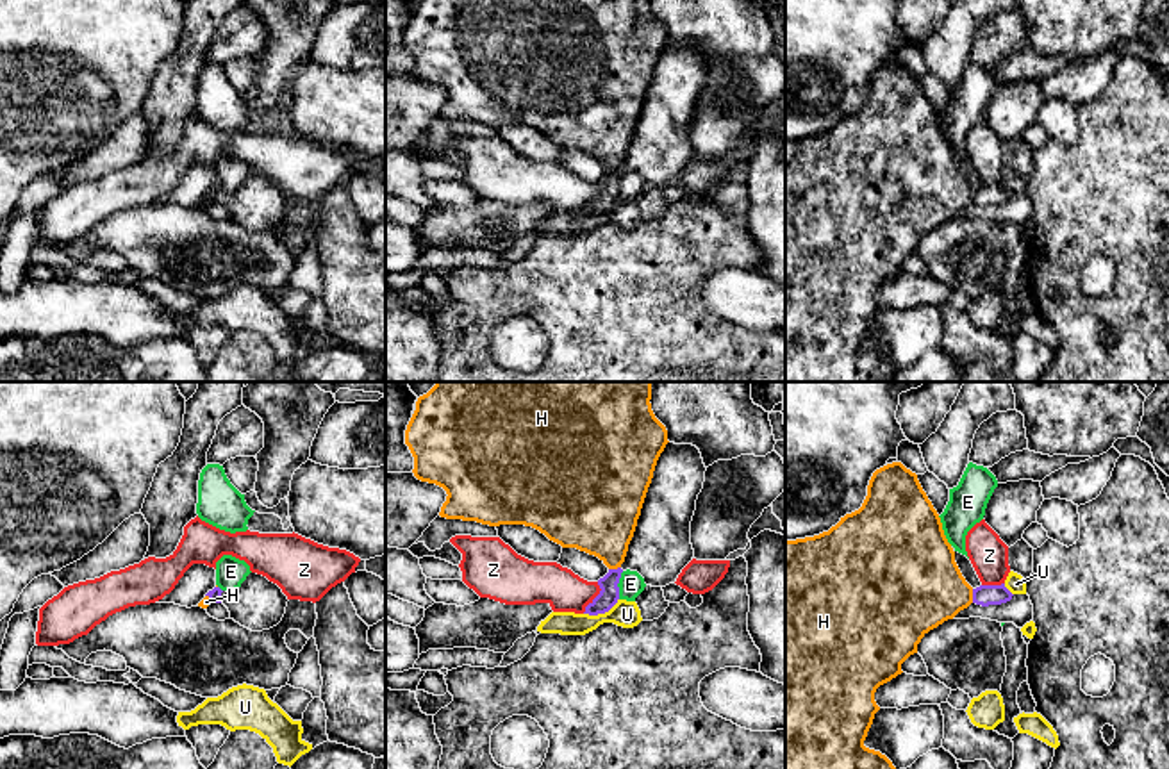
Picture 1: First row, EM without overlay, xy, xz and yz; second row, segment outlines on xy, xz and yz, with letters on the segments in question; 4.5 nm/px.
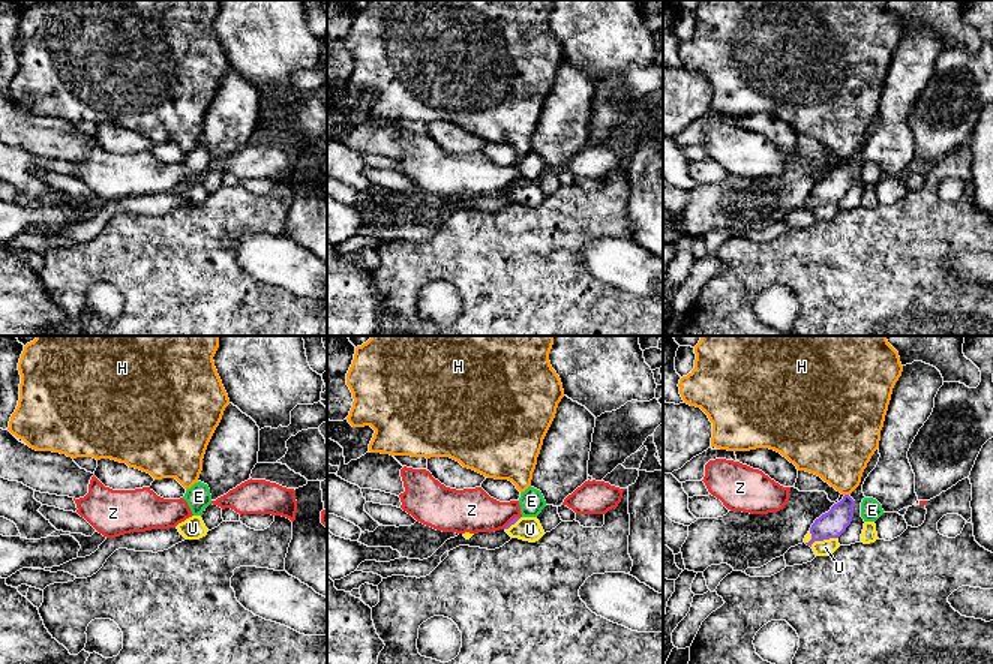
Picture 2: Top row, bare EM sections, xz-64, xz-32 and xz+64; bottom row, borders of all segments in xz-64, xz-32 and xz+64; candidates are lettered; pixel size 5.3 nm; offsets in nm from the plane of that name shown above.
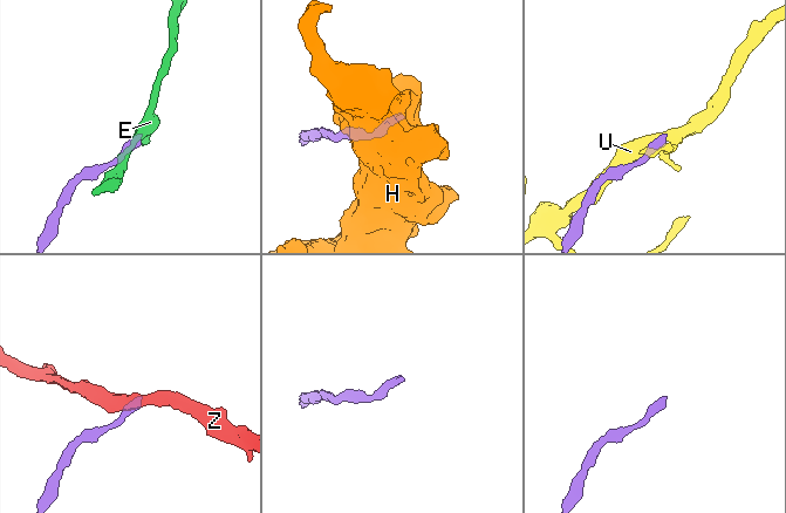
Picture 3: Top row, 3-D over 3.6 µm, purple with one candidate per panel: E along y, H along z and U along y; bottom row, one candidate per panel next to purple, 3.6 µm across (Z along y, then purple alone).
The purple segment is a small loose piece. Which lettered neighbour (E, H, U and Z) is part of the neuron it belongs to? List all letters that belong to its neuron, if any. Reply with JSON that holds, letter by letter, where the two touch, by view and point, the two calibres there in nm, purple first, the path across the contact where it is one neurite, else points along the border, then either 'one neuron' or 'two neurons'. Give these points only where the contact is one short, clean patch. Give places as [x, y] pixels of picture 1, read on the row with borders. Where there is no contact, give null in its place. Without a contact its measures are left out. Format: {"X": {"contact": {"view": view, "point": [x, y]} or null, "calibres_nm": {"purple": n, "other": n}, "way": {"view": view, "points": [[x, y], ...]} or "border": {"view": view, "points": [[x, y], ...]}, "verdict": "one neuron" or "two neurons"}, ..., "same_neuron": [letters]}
{"E": {"contact": {"view": "xz", "point": [616, 586]}, "calibres_nm": {"purple": 90, "other": 110}, "border": {"view": "xz", "points": [[623, 571], [618, 582], [618, 598]]}, "verdict": "two neurons"}, "H": {"contact": {"view": "yz", "point": [973, 596]}, "calibres_nm": {"purple": 100, "other": 380}, "border": {"view": "yz", "points": [[971, 589], [973, 602]]}, "verdict": "two neurons"}, "U": {"contact": {"view": "xz", "point": [602, 612]}, "calibres_nm": {"purple": 90, "other": 120}, "verdict": "two neurons"}, "Z": {"contact": {"view": "xz", "point": [595, 598]}, "calibres_nm": {"purple": 90, "other": 190}, "border": {"view": "xz", "points": [[598, 582], [600, 593], [582, 612]]}, "verdict": "two neurons"}, "same_neuron": []}

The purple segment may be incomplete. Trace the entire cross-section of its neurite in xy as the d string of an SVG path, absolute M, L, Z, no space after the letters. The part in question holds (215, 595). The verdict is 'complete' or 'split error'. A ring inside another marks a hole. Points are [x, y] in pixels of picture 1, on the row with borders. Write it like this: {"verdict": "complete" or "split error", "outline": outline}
{"verdict": "split error", "outline": "M250 573L236 591L214 587L205 594L211 603L223 603L230 619L252 632L262 632L277 626L287 607L287 596L266 576Z"}

